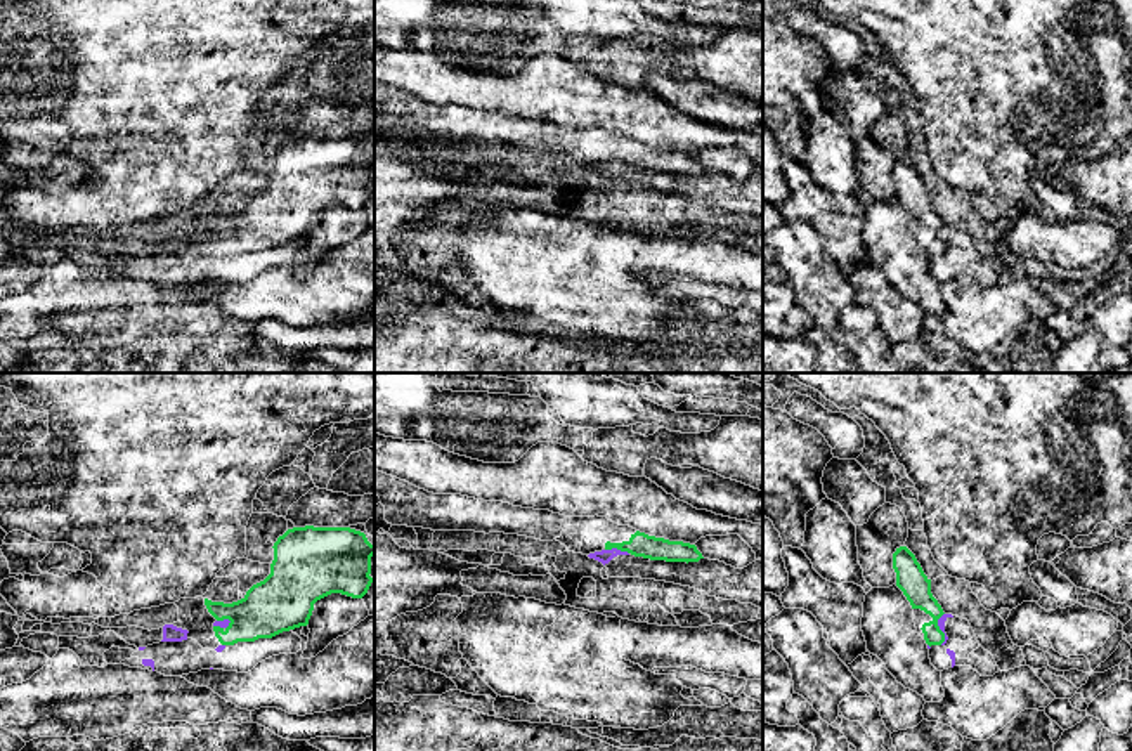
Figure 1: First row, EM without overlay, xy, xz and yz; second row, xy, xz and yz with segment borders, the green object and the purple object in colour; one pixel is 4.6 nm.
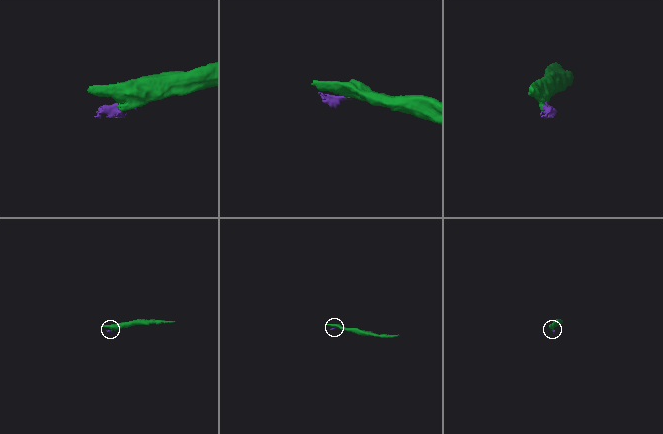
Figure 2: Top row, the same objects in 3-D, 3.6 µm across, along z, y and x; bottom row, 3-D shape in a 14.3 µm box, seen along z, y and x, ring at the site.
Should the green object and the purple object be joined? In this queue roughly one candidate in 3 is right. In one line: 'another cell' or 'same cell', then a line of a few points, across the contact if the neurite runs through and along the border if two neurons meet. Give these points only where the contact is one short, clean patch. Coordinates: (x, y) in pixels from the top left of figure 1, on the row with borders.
another cell | xz (605, 548), (619, 548), (628, 554)

